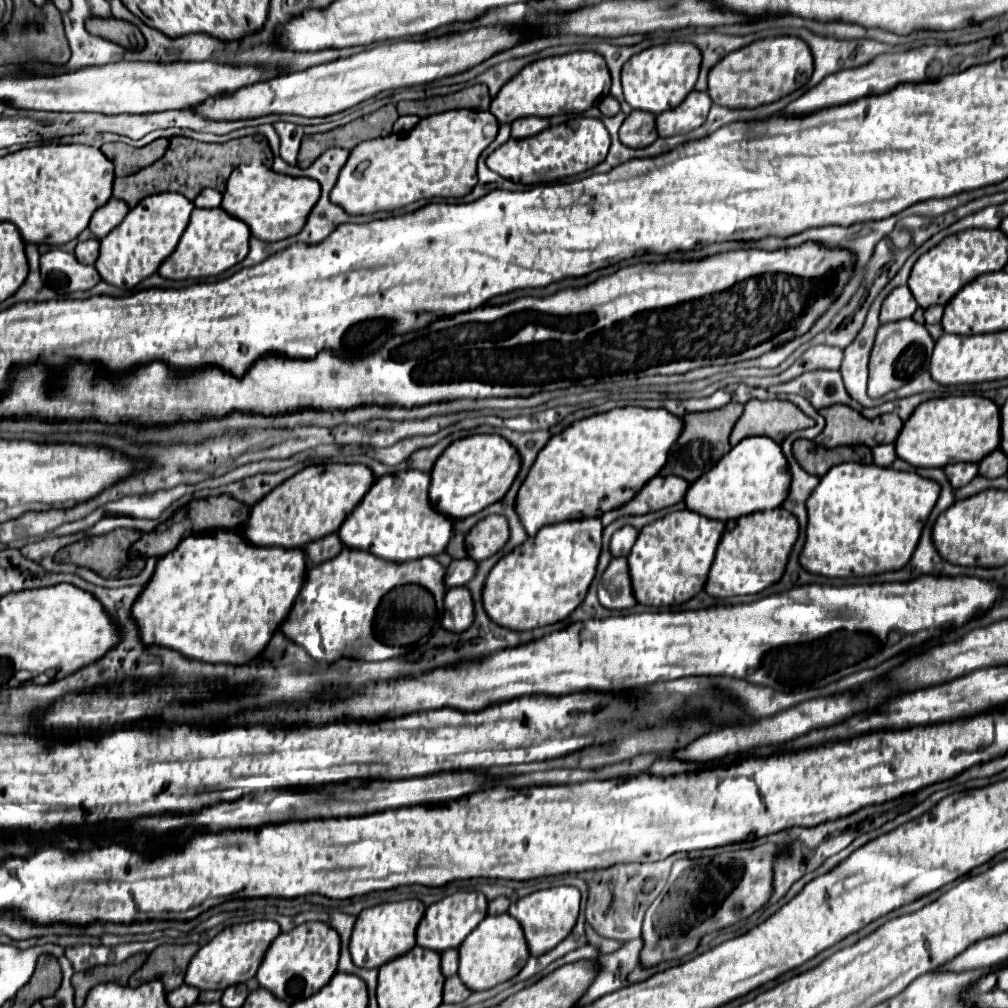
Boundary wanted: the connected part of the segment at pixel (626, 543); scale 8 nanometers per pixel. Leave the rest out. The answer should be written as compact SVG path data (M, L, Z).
M623 526L621 530L617 530L611 538L613 556L627 556L627 552L631 552L635 544L635 536L639 536L639 530L633 526Z

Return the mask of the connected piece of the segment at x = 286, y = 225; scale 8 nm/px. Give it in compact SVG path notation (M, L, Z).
M243 164L231 172L227 180L227 188L223 194L221 206L231 214L243 220L251 234L265 242L285 240L303 230L309 212L317 204L321 196L321 186L311 178L293 178L287 174L273 172L261 164Z

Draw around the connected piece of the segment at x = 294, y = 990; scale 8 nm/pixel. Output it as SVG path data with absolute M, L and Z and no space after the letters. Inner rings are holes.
M305 922L295 926L291 932L283 932L265 954L257 980L263 988L273 992L277 998L293 1004L319 992L337 972L339 962L339 934L325 922Z

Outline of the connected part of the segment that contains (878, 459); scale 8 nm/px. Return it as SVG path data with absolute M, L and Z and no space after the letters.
M879 444L873 448L873 458L875 458L875 464L879 466L891 466L897 458L895 454L895 446L893 444Z

